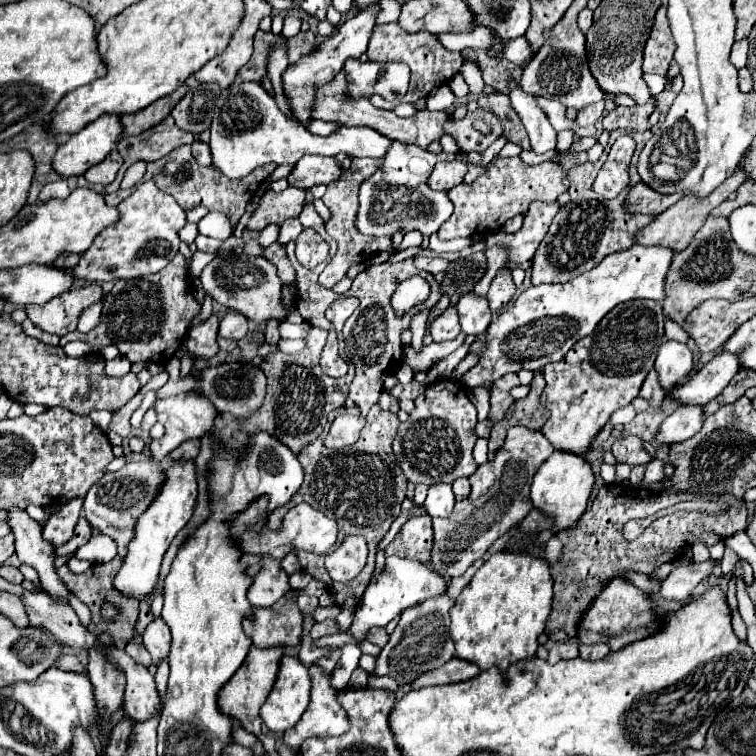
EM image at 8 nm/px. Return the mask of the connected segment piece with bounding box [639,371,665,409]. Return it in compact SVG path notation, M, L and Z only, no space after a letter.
M649 371L649 375L647 375L647 379L645 379L645 383L643 383L639 395L641 395L643 399L647 399L651 407L655 407L655 409L661 407L661 403L663 403L663 399L665 399L665 391L663 391L659 379L657 379L657 371Z

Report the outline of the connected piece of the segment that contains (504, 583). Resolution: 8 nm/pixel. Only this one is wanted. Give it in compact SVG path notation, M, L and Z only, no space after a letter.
M495 553L491 555L483 567L473 575L469 585L461 591L451 607L451 627L449 635L455 643L455 657L463 661L475 663L481 671L489 667L499 667L501 675L505 677L509 665L525 659L535 657L537 651L537 637L545 631L545 623L551 611L551 597L553 597L553 579L549 573L549 563L527 555L527 553Z

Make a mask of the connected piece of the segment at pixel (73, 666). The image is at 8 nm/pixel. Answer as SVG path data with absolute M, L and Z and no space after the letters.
M63 649L63 657L61 657L61 661L57 661L57 667L65 669L65 671L73 671L73 673L85 673L83 663L77 659L77 655L71 649Z

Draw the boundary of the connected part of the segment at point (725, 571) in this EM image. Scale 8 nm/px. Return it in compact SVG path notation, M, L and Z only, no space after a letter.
M725 546L724 555L721 559L722 574L730 577L732 569L739 559L739 556L731 548Z

